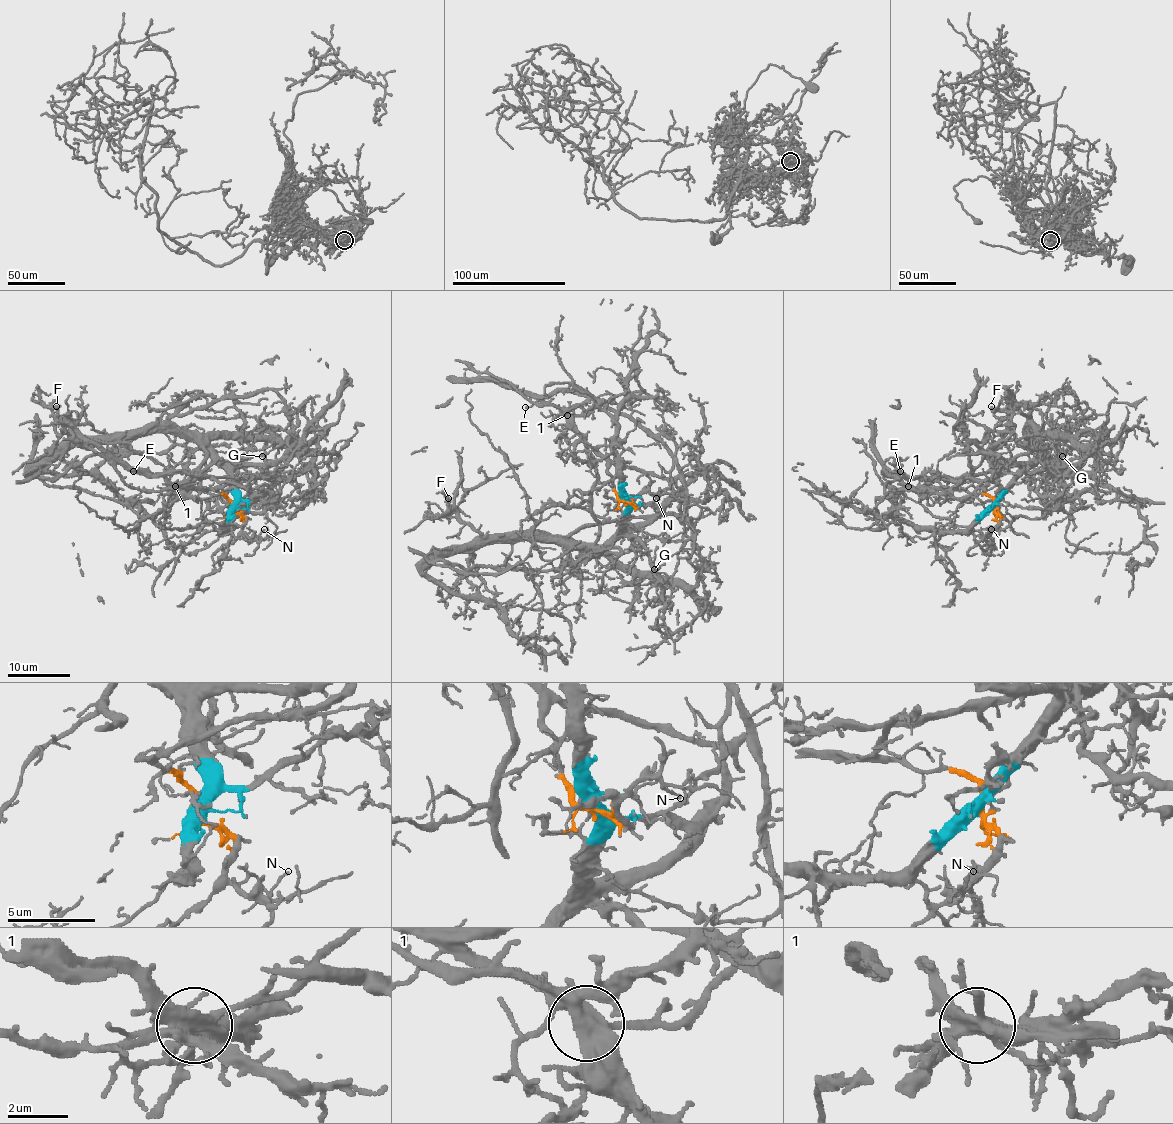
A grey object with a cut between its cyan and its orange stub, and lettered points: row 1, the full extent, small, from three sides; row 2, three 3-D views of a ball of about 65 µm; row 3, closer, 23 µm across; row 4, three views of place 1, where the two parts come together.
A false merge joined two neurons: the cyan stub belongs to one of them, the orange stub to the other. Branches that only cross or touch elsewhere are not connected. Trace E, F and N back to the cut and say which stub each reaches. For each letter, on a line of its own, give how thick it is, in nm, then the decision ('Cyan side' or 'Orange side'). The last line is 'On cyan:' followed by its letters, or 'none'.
E: Thickness 130 nm. Orange side
F: Thickness 130 nm. Cyan side
N: Thickness 140 nm. Orange side
On cyan: F

